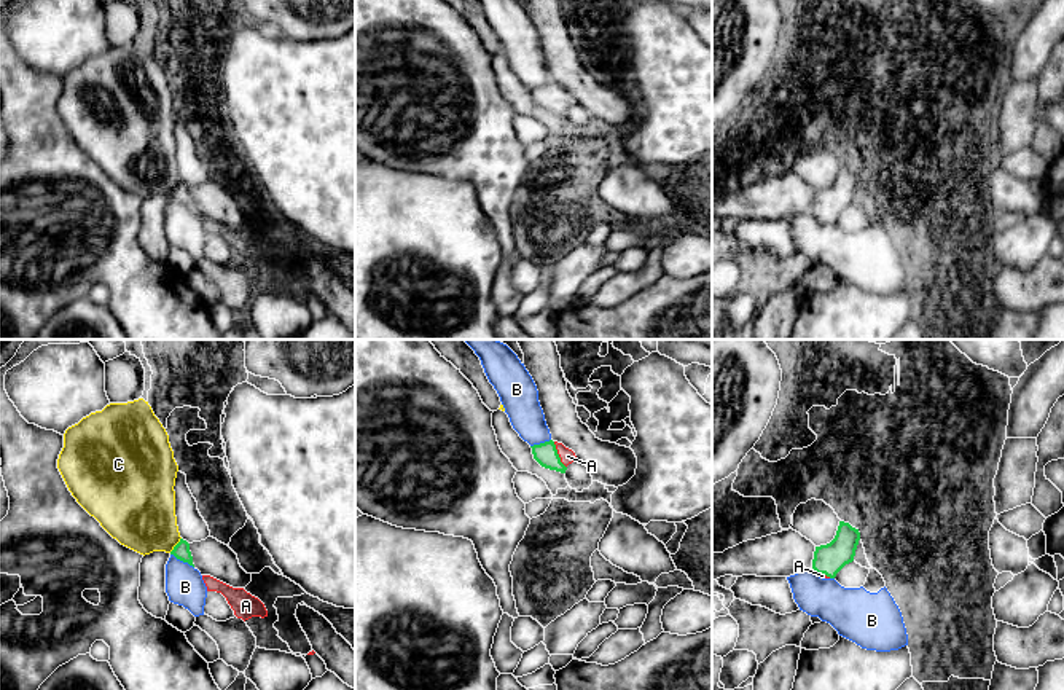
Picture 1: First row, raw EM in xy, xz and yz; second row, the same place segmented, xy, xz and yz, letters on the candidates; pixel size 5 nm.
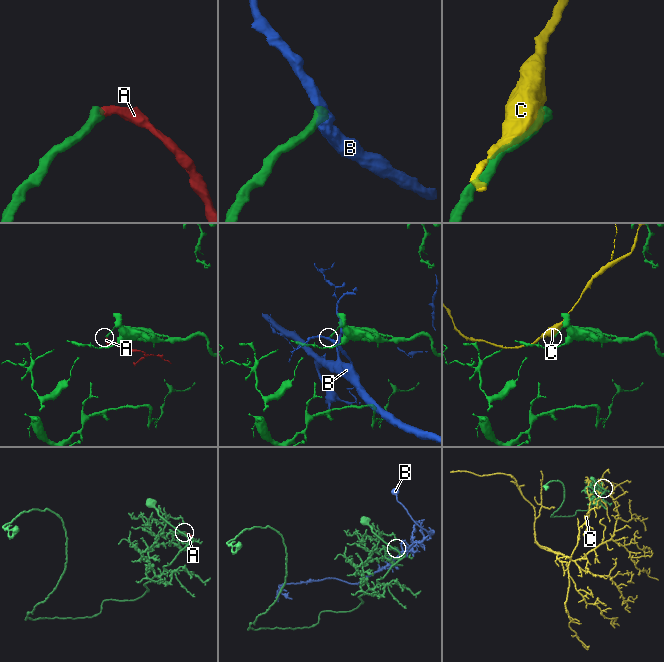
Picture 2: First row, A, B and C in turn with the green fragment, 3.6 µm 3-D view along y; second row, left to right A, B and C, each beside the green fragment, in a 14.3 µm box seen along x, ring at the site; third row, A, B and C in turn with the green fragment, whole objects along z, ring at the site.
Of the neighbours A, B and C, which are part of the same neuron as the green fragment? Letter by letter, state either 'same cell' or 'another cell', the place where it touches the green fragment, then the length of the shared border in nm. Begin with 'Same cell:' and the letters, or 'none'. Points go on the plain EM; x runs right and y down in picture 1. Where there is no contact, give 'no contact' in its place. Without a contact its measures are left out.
Same cell: A
A: same cell | xz (558, 98) | 150 nm
B: another cell | xy (182, 203) | 140 nm
C: another cell | xy (176, 188) | 100 nm

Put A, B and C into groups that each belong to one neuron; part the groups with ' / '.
A / B / C

